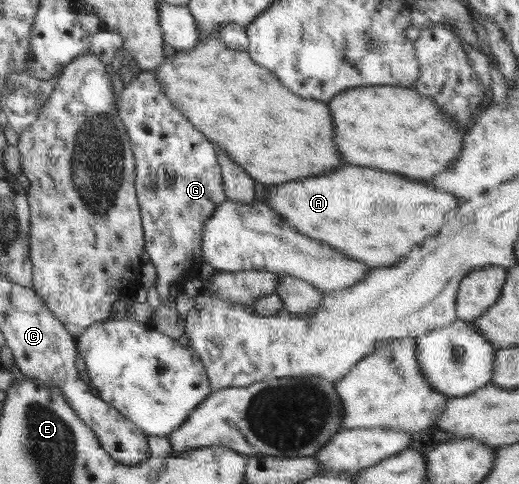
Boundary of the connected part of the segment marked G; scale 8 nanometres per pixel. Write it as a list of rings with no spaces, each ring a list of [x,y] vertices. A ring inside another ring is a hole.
[[[140,71],[129,85],[125,85],[121,93],[121,117],[125,117],[129,137],[133,137],[133,153],[135,153],[135,187],[137,199],[141,207],[141,219],[145,229],[145,249],[150,261],[156,267],[157,280],[155,289],[159,293],[160,303],[165,303],[171,285],[183,289],[190,279],[198,278],[203,260],[204,225],[215,213],[217,207],[226,199],[222,186],[222,174],[216,148],[200,132],[196,126],[177,109],[169,98],[165,97],[165,89],[156,80],[155,71]]]

